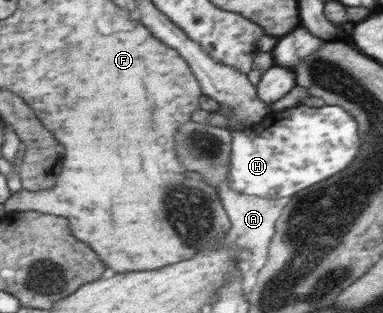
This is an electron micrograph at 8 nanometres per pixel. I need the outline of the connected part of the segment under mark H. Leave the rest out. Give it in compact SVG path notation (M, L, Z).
M303 104L295 105L289 110L277 112L275 121L267 128L258 125L239 131L229 130L231 134L231 149L227 159L227 187L236 194L258 196L263 198L283 198L299 193L309 188L315 182L327 180L337 172L345 170L355 156L358 156L359 137L357 137L356 121L341 108L314 108Z

